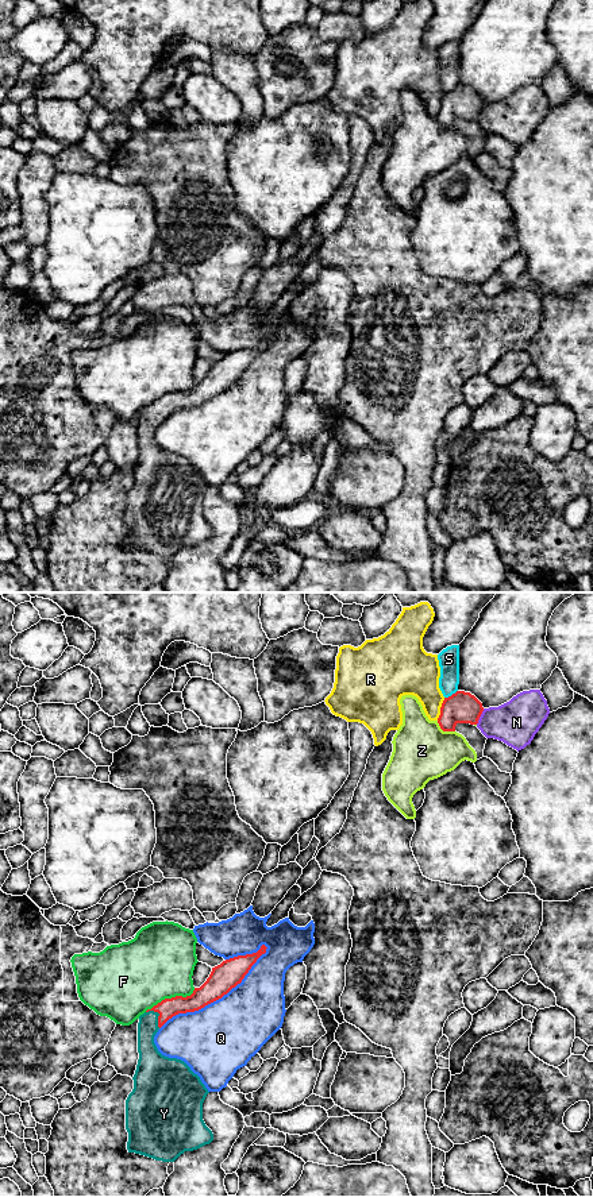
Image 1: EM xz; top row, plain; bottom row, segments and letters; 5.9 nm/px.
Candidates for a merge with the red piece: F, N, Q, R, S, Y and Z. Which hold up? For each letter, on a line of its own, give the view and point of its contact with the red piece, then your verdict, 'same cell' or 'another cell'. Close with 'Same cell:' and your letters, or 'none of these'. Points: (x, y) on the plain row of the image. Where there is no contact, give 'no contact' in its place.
F: meets red in xz at (172, 393); another cell
N: meets red in xz at (480, 111); another cell
Q: meets red in xz at (216, 394); another cell
R: meets red in xz at (441, 104); another cell
S: meets red in xz at (451, 91); another cell
Y: meets red in xz at (160, 410); same cell
Z: meets red in xz at (445, 126); another cell
Same cell: Y

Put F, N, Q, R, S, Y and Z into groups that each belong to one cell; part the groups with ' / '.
F / N / Q / R / S / Y / Z

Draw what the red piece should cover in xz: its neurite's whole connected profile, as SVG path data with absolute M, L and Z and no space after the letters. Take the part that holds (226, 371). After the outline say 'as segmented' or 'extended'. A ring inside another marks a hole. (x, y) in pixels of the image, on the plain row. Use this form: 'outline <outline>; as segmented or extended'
outline M262 340L257 348L223 356L190 391L165 394L139 412L139 455L132 472L134 484L126 495L128 548L174 557L185 547L213 536L203 516L208 484L184 456L162 451L154 432L173 412L199 406L227 390L266 344Z; extended

